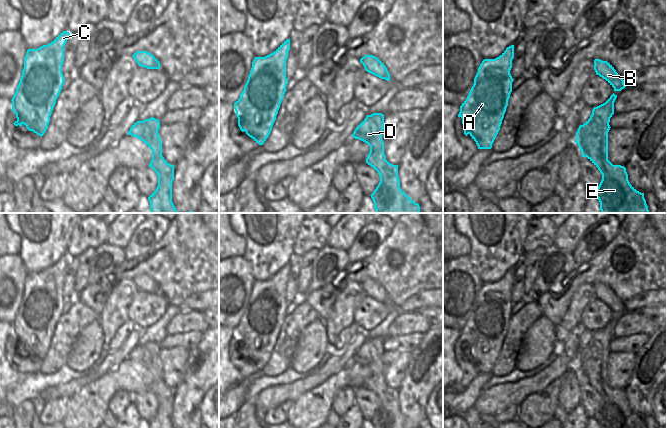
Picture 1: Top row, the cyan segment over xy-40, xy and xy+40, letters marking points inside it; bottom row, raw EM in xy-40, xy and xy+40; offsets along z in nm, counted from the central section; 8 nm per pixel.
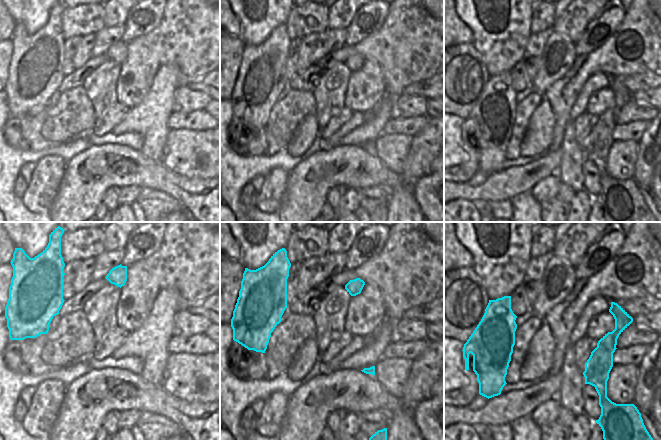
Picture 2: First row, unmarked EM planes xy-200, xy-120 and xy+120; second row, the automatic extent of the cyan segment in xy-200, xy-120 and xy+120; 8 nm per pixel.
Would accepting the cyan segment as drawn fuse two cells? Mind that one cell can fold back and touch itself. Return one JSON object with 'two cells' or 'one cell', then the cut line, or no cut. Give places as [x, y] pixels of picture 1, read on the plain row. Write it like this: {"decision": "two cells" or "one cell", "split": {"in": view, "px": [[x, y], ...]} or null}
{"decision": "two cells", "split": {"in": "xy-40", "px": [[156, 283], [146, 288], [138, 288]]}}

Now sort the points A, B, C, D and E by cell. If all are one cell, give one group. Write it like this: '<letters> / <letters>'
A C / B D E

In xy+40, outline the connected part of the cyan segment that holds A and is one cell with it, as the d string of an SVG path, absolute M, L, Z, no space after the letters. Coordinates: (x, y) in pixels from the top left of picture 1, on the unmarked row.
M514 269L495 283L484 283L478 292L474 302L474 308L460 330L458 341L462 342L464 358L468 358L476 366L478 373L491 373L492 368L500 354L508 324L512 316L513 302L510 298L512 284L514 282Z

